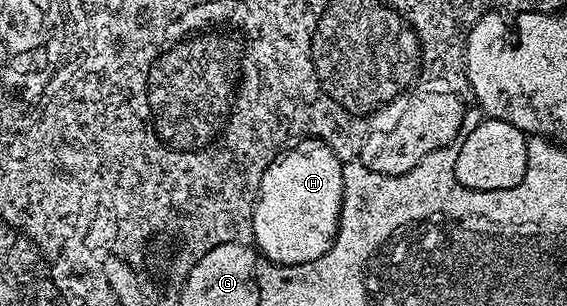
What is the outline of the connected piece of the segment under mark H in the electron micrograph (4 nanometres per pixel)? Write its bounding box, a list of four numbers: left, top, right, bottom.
[253,136,346,265]

